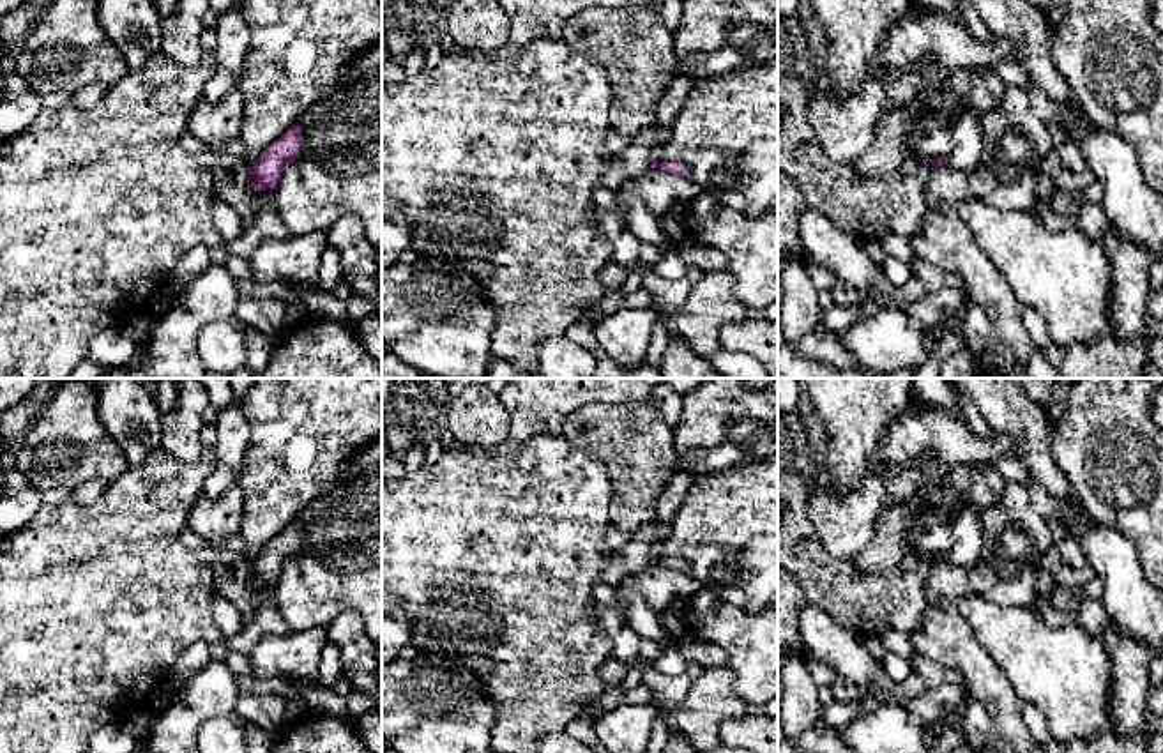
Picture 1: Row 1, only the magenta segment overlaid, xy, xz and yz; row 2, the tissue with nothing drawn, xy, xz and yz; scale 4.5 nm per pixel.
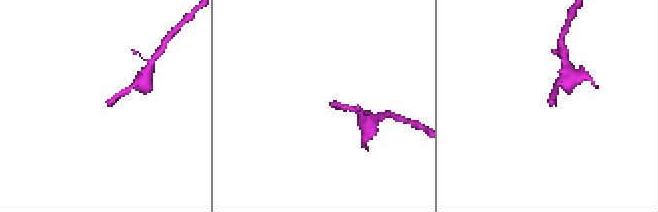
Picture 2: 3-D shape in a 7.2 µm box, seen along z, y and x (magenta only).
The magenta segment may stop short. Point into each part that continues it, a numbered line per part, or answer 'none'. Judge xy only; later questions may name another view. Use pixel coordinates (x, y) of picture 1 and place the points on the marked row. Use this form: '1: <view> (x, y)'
1: xy (266, 223)

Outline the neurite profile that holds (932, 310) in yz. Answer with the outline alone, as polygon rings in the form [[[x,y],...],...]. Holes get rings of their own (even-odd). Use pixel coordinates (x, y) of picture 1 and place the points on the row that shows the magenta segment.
[[[940,288],[926,293],[923,299],[908,304],[905,311],[926,327],[937,327],[947,322],[962,306],[963,295],[954,288]]]

